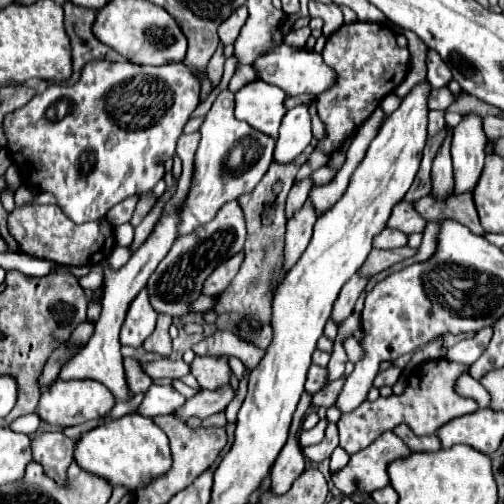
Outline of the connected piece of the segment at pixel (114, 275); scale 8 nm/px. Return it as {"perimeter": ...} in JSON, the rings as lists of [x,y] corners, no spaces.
{"perimeter":[[[186,198],[176,204],[176,208],[170,214],[162,214],[158,224],[154,226],[152,234],[148,236],[148,240],[130,256],[130,260],[126,262],[126,266],[114,270],[110,266],[108,260],[102,260],[100,266],[104,270],[104,282],[102,282],[102,314],[96,322],[96,330],[90,338],[90,342],[82,348],[82,352],[68,362],[68,366],[62,368],[60,378],[90,378],[90,380],[98,380],[102,382],[116,400],[130,400],[128,394],[128,386],[126,386],[126,376],[124,376],[124,366],[122,366],[122,354],[120,354],[120,328],[122,322],[126,318],[128,306],[130,302],[136,298],[136,294],[146,286],[150,274],[156,270],[156,266],[160,264],[160,260],[168,254],[168,250],[172,248],[174,240],[178,238],[178,222],[180,222],[180,208],[186,204]]]}

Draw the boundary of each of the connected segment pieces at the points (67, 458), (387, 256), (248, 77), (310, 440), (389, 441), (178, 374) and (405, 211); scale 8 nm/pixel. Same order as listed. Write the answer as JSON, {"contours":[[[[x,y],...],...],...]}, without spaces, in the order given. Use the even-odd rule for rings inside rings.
{"contours":[[[[62,432],[38,434],[32,438],[32,458],[42,464],[46,476],[50,476],[60,486],[66,486],[66,470],[74,462],[74,442]]],[[[404,246],[404,248],[394,248],[394,250],[380,250],[380,248],[374,248],[372,252],[370,252],[370,256],[366,258],[366,262],[364,262],[364,266],[362,266],[362,274],[378,274],[378,272],[382,272],[382,270],[388,270],[392,264],[396,264],[396,262],[402,262],[402,260],[406,260],[406,258],[412,258],[412,256],[416,256],[416,248],[408,248],[408,246]]],[[[238,66],[236,68],[236,72],[234,72],[234,76],[232,76],[232,80],[230,80],[230,90],[232,92],[238,92],[246,82],[252,82],[252,80],[256,80],[258,76],[254,74],[254,68],[250,68],[250,66]]],[[[320,420],[320,422],[316,424],[316,428],[302,432],[302,434],[300,434],[300,446],[306,448],[306,446],[312,446],[312,444],[318,444],[318,442],[324,438],[324,428],[326,428],[326,422]]],[[[386,432],[368,448],[352,454],[346,468],[342,468],[332,482],[344,496],[350,496],[356,490],[372,494],[374,490],[388,486],[388,464],[406,458],[408,454],[408,446],[394,432]]],[[[160,358],[154,362],[142,362],[140,366],[152,380],[156,380],[156,378],[182,378],[182,376],[190,374],[190,368],[184,360]]],[[[402,200],[398,206],[394,206],[394,214],[390,216],[388,228],[396,228],[396,230],[404,230],[404,234],[412,234],[412,232],[424,232],[426,224],[428,220],[414,210],[414,204]]]]}

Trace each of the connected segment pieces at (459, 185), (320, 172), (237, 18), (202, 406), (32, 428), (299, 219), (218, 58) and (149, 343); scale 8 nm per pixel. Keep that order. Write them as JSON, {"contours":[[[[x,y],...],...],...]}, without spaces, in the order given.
{"contours":[[[[464,114],[462,122],[452,130],[452,166],[454,166],[454,190],[456,194],[470,192],[480,180],[484,168],[488,138],[482,130],[482,118],[478,114]]],[[[324,166],[311,174],[311,178],[314,180],[316,185],[324,185],[329,183],[334,176],[336,175],[336,171]]],[[[240,6],[238,10],[234,10],[234,12],[220,24],[220,28],[218,28],[220,40],[222,40],[224,44],[234,44],[234,40],[238,38],[240,30],[242,30],[242,26],[244,26],[244,22],[246,22],[246,18],[248,18],[246,6]]],[[[226,386],[226,390],[216,390],[216,392],[208,392],[202,390],[200,394],[196,394],[194,398],[186,400],[178,410],[174,410],[172,414],[176,418],[182,418],[182,422],[186,422],[188,418],[196,416],[196,418],[208,418],[220,410],[224,410],[234,398],[234,390],[230,386]]],[[[36,412],[20,416],[8,424],[8,428],[12,428],[14,432],[24,432],[24,434],[34,434],[38,430],[38,426],[40,426],[40,418],[36,416]]],[[[304,202],[304,206],[294,212],[294,216],[288,220],[286,228],[286,248],[284,248],[284,268],[290,270],[294,262],[302,256],[302,250],[306,250],[310,236],[312,236],[312,226],[316,222],[318,214],[312,206],[312,202]]],[[[220,44],[218,50],[214,52],[214,58],[208,62],[208,74],[210,74],[210,80],[214,82],[214,86],[220,84],[220,80],[222,80],[224,60],[226,60],[226,56],[224,56],[224,44]]],[[[158,314],[156,330],[144,342],[144,350],[146,352],[154,352],[154,354],[160,354],[160,356],[170,356],[172,354],[172,340],[170,340],[170,334],[168,334],[170,324],[172,324],[172,316]]]]}

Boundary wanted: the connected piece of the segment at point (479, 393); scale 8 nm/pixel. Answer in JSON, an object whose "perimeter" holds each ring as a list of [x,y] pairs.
{"perimeter":[[[468,374],[460,376],[460,380],[458,380],[458,394],[474,398],[480,408],[488,408],[490,406],[490,394],[486,392],[486,388],[478,380],[468,376]]]}

